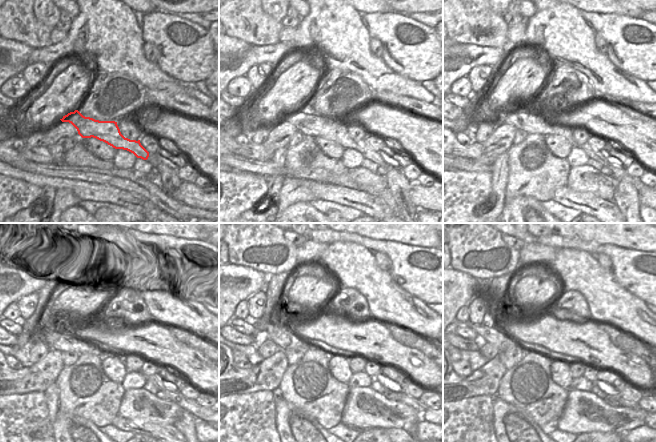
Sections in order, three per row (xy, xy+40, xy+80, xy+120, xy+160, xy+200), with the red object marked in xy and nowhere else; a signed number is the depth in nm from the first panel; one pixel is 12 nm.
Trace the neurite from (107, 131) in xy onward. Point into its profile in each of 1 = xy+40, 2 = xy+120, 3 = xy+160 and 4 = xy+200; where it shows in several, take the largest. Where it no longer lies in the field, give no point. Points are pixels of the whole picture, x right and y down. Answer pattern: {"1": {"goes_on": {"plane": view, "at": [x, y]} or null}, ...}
{"1": {"goes_on": {"plane": "xy+40", "at": [312, 125]}}, "2": {"goes_on": {"plane": "xy+120", "at": [57, 338]}}, "3": {"goes_on": {"plane": "xy+160", "at": [265, 330]}}, "4": {"goes_on": {"plane": "xy+200", "at": [490, 332]}}}

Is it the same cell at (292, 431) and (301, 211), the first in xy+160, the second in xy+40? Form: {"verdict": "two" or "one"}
{"verdict": "one"}

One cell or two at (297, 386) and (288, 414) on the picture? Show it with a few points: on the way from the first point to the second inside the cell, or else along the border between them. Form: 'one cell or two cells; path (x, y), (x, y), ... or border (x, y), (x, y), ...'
two cells; border (283, 398), (311, 416)

